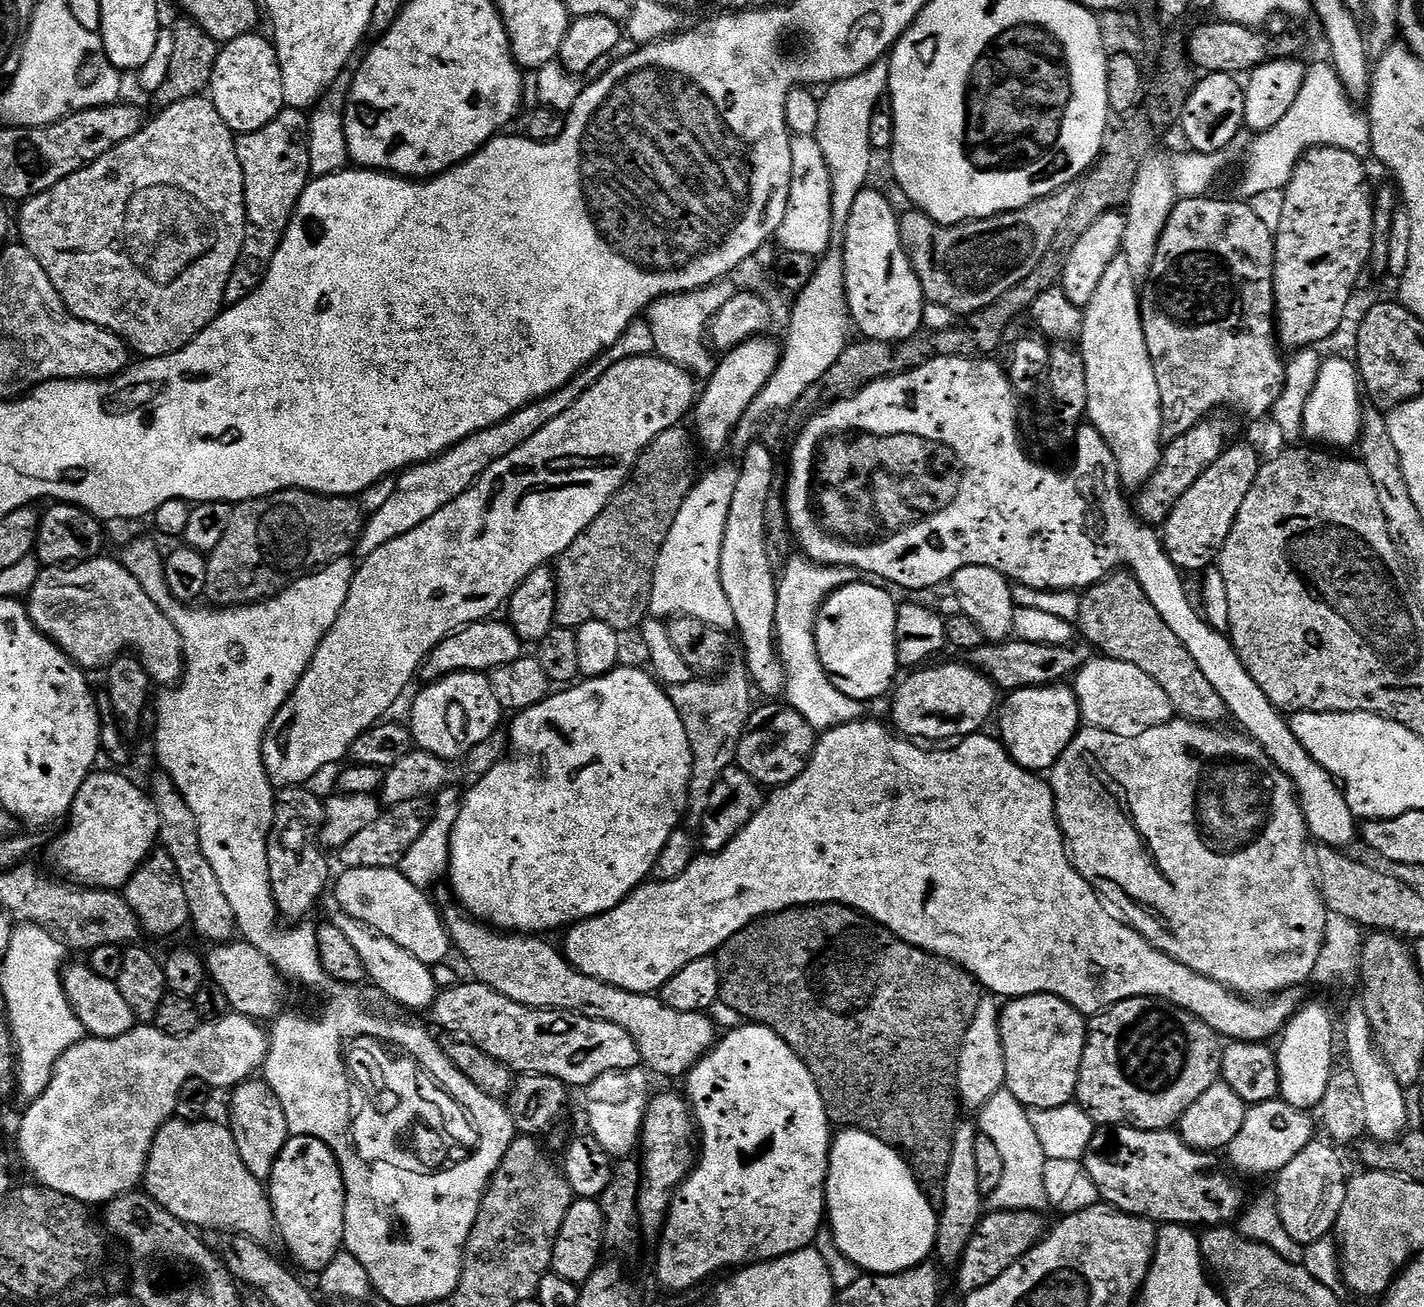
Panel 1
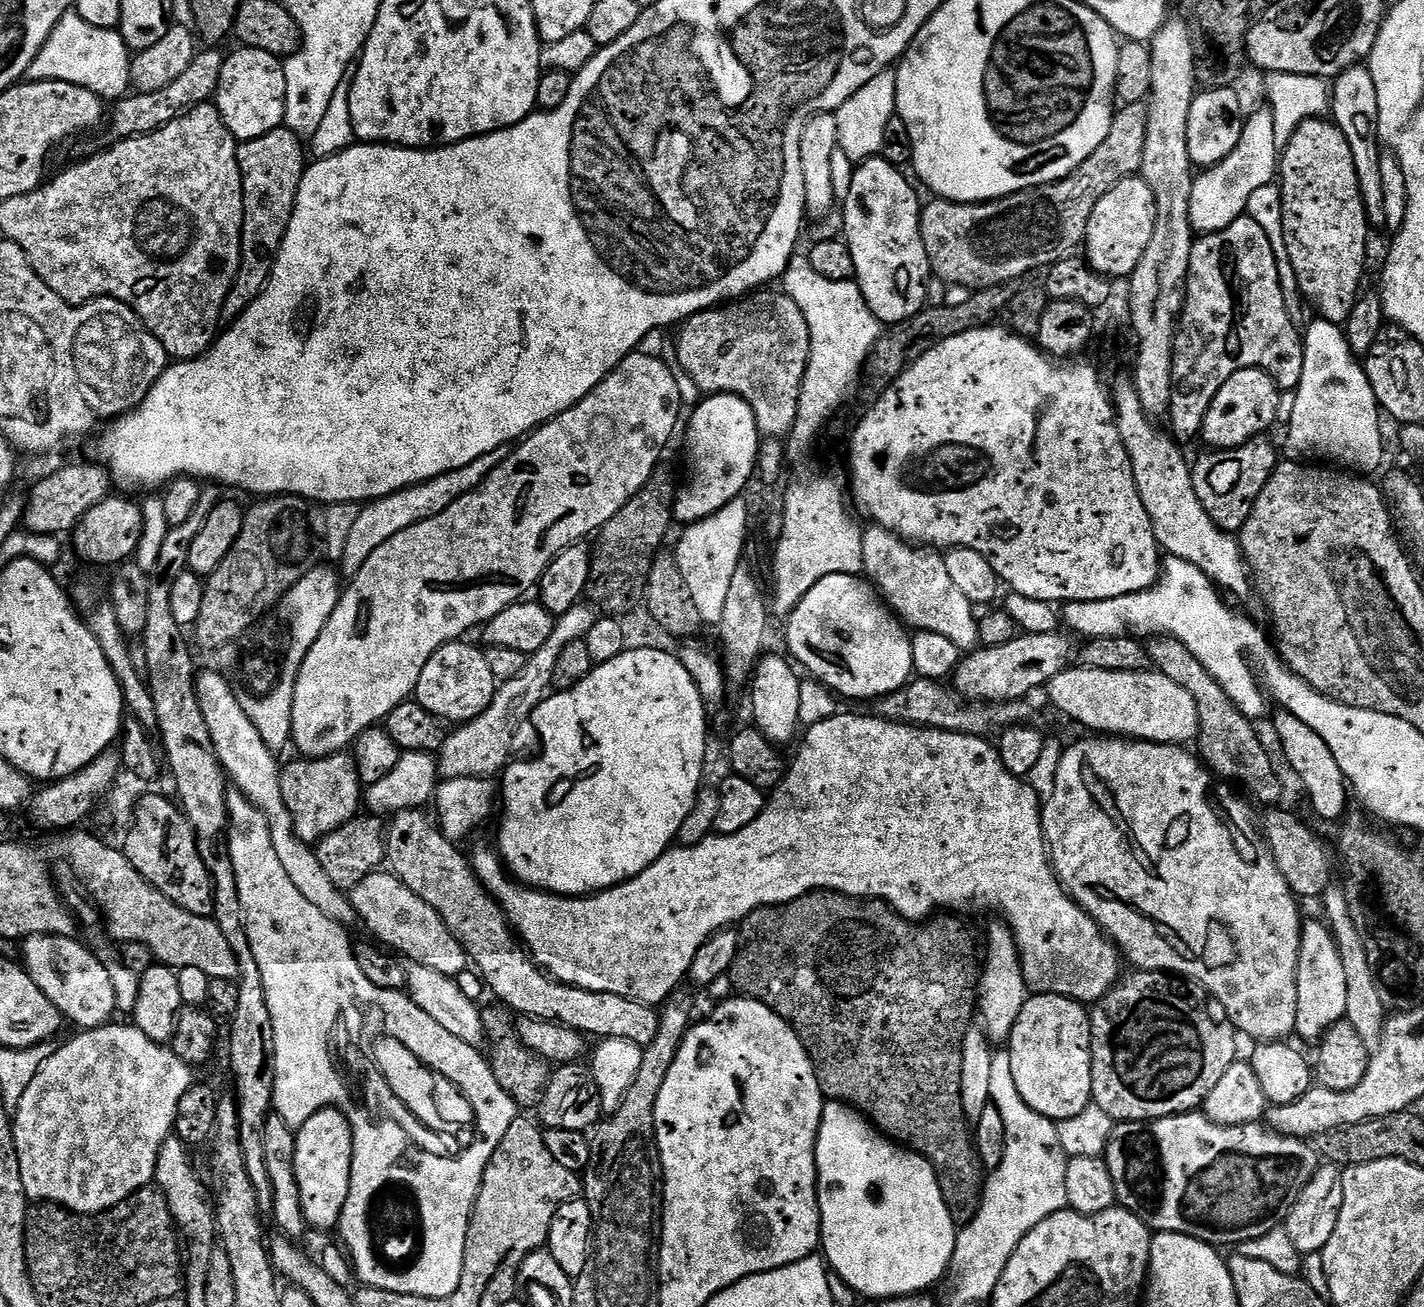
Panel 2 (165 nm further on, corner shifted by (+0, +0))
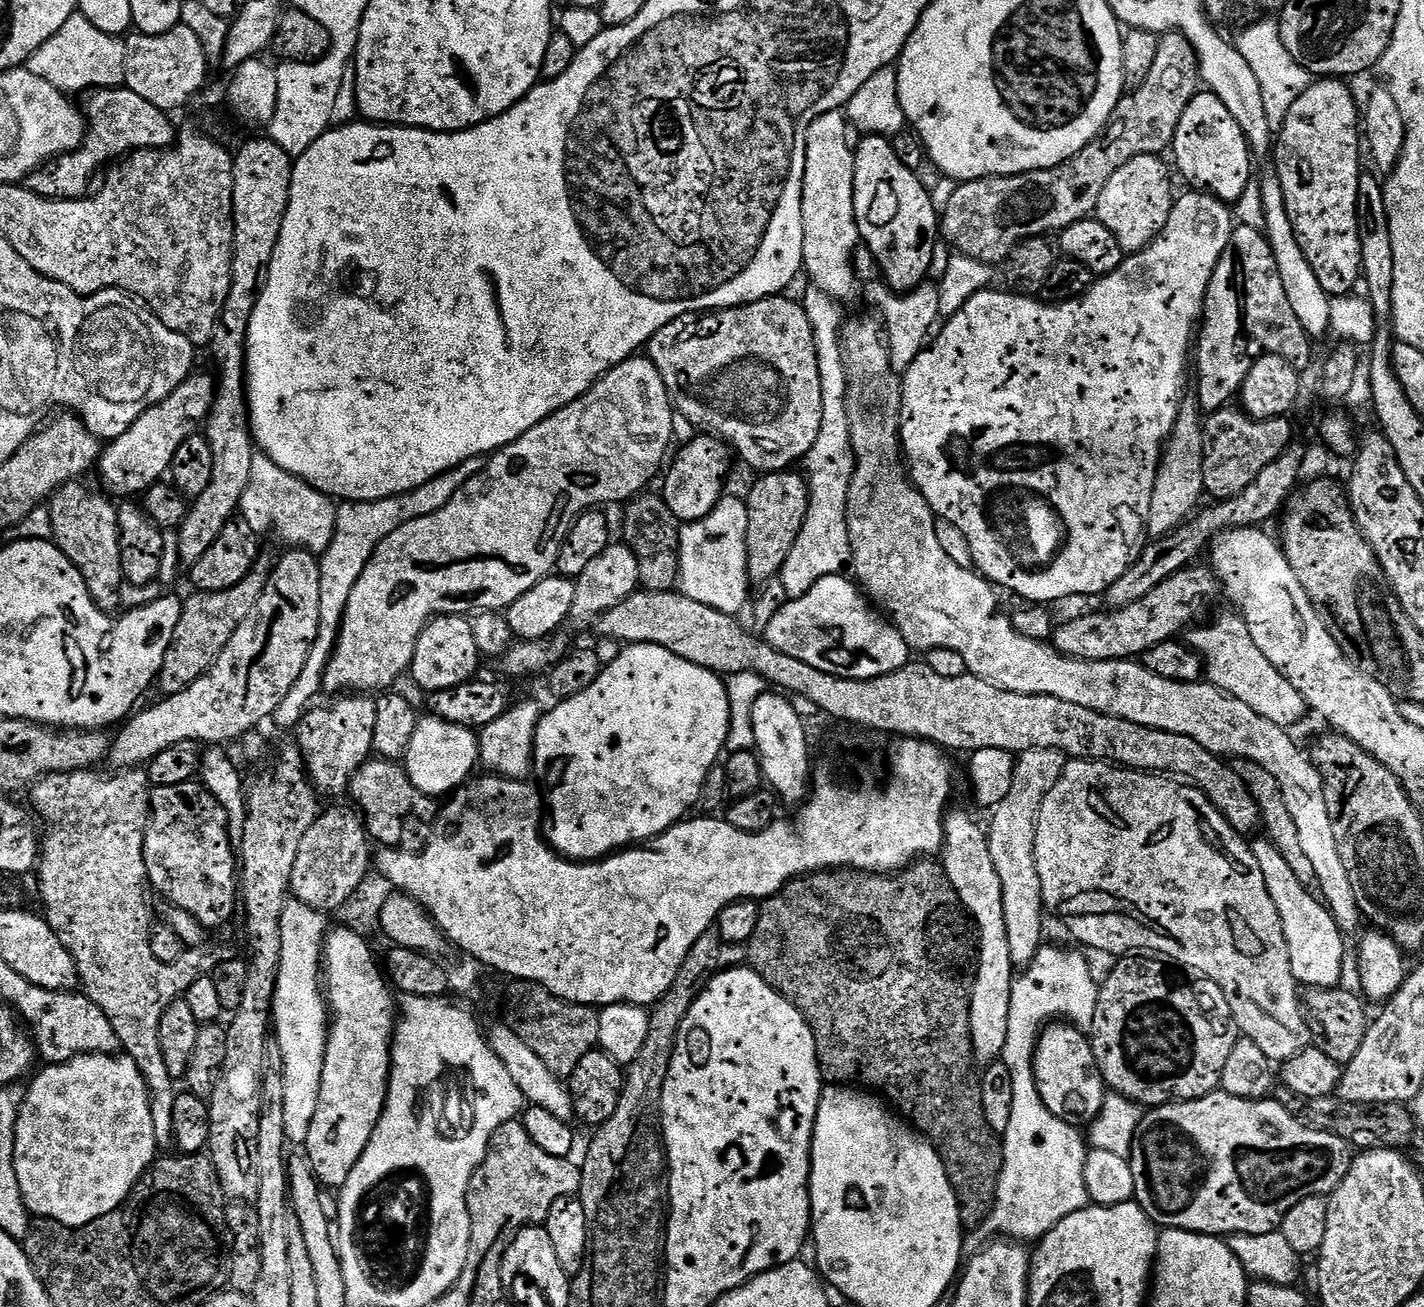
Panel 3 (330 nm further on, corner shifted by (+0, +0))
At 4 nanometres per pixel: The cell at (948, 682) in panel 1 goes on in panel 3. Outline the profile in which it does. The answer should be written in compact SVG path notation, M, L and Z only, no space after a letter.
M1189 566L1175 572L1166 578L1166 582L1154 586L1146 598L1138 598L1138 602L1125 608L1092 612L1089 616L1076 616L1065 624L1064 621L1057 623L1051 646L1075 660L1106 662L1140 658L1150 650L1150 646L1177 639L1180 631L1183 633L1193 626L1203 625L1213 615L1211 612L1216 604L1216 595L1222 592L1222 585L1211 567L1200 567Z

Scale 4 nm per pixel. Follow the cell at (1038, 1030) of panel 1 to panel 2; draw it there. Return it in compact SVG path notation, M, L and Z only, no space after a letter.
M1039 994L1029 995L1028 1001L1022 1006L1022 1014L1018 1014L1018 1022L1014 1026L1012 1031L1012 1037L1006 1042L1006 1049L1008 1048L1008 1061L1006 1061L1006 1067L1008 1069L1009 1075L1014 1078L1014 1084L1018 1090L1020 1098L1027 1102L1035 1112L1040 1116L1045 1116L1047 1120L1053 1122L1059 1122L1065 1120L1066 1118L1074 1118L1074 1114L1082 1114L1082 1110L1086 1110L1089 1104L1092 1103L1092 1017L1090 1015L1089 1009L1085 1005L1081 1004L1079 1000L1071 1000L1065 996L1041 996Z

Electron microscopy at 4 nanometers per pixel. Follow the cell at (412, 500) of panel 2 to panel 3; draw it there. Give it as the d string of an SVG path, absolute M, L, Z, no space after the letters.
M477 458L467 460L454 470L410 490L406 494L392 496L388 500L373 500L371 502L344 502L336 509L336 530L334 538L327 550L319 557L320 581L322 582L322 606L320 607L320 625L318 638L314 638L314 646L310 646L310 654L306 658L306 666L302 666L302 674L298 674L298 682L290 686L290 694L278 702L278 710L270 717L271 723L280 728L295 729L304 715L313 707L316 695L321 695L324 686L324 671L326 670L332 651L336 648L336 640L340 637L340 624L344 621L346 604L362 578L362 572L376 553L376 548L398 526L406 522L414 522L414 518L422 518L426 514L434 514L470 482L484 468L485 461Z

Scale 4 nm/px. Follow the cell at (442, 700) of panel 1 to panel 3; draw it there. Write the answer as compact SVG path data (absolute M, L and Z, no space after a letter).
M467 615L437 616L422 630L410 669L410 677L424 694L446 691L471 681L480 668L482 657L474 642L474 630Z

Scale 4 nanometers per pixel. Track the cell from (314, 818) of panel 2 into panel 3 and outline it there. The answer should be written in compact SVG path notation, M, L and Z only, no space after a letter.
M344 694L325 708L313 707L295 729L295 743L304 753L304 767L317 793L340 796L352 787L352 779L373 755L374 726L378 710L375 699L368 694Z

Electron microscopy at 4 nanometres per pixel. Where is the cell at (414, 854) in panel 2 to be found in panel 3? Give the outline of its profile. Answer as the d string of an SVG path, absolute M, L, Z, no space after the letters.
M379 758L368 759L354 774L351 796L351 803L358 809L369 837L380 846L403 845L404 835L408 832L408 819L411 816L416 820L422 819L427 812L434 811L437 804L433 797L422 794L422 790L410 782L403 763Z

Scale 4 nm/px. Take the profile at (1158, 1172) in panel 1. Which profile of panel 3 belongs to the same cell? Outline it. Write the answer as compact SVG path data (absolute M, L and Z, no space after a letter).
M1222 1090L1210 1093L1197 1100L1182 1100L1174 1104L1162 1104L1159 1108L1145 1111L1140 1117L1140 1125L1134 1134L1132 1148L1128 1151L1130 1174L1134 1176L1134 1200L1140 1209L1147 1214L1157 1229L1180 1228L1184 1232L1197 1232L1203 1236L1253 1236L1254 1234L1270 1234L1277 1231L1286 1218L1288 1211L1302 1202L1305 1197L1317 1196L1327 1198L1340 1185L1342 1178L1350 1170L1354 1159L1353 1149L1342 1138L1329 1132L1320 1132L1309 1126L1299 1115L1291 1116L1276 1098L1262 1100L1246 1100L1234 1098Z

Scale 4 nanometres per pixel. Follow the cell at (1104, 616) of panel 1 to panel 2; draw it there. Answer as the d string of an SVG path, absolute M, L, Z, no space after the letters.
M1153 639L1148 644L1148 652L1158 671L1166 678L1170 678L1170 682L1178 682L1178 686L1182 686L1182 690L1189 692L1198 706L1199 759L1219 779L1221 776L1224 782L1231 782L1233 785L1241 784L1249 792L1247 795L1253 801L1261 800L1264 806L1275 805L1279 801L1276 799L1280 796L1280 776L1272 765L1271 754L1264 749L1264 744L1260 741L1255 726L1252 725L1253 721L1245 716L1234 702L1230 702L1230 698L1226 698L1226 692L1222 690L1222 686L1218 686L1218 682L1214 682L1210 670L1206 670L1206 666L1202 666L1202 662L1198 662L1198 658L1194 658L1194 654L1190 654L1190 650L1186 650L1186 646L1182 646L1177 640Z

